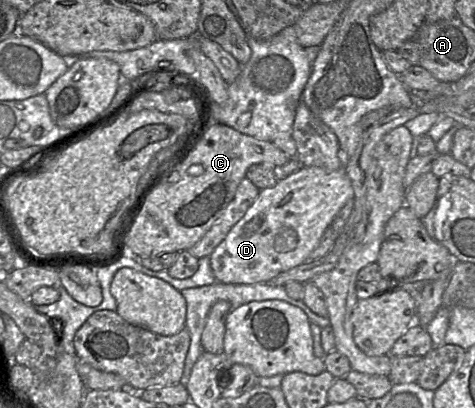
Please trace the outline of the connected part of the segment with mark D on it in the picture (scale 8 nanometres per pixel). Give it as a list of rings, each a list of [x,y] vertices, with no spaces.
[[[301,166],[290,175],[281,177],[274,186],[260,190],[244,216],[210,254],[216,280],[226,284],[269,283],[281,272],[306,262],[336,214],[353,198],[354,190],[344,169]]]

